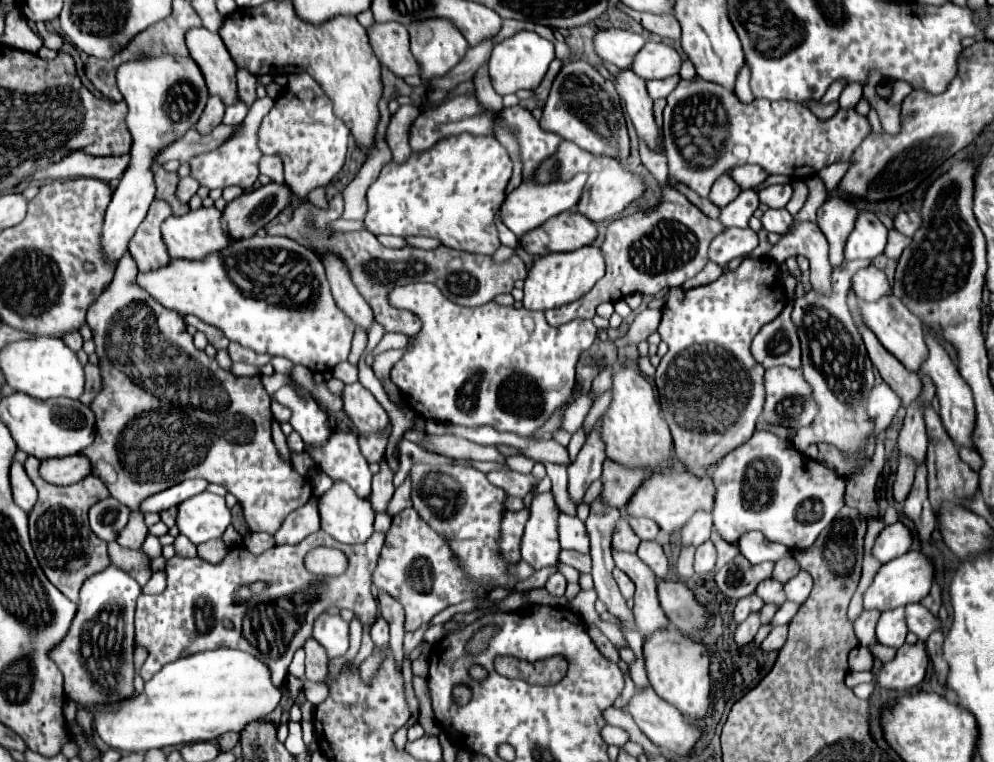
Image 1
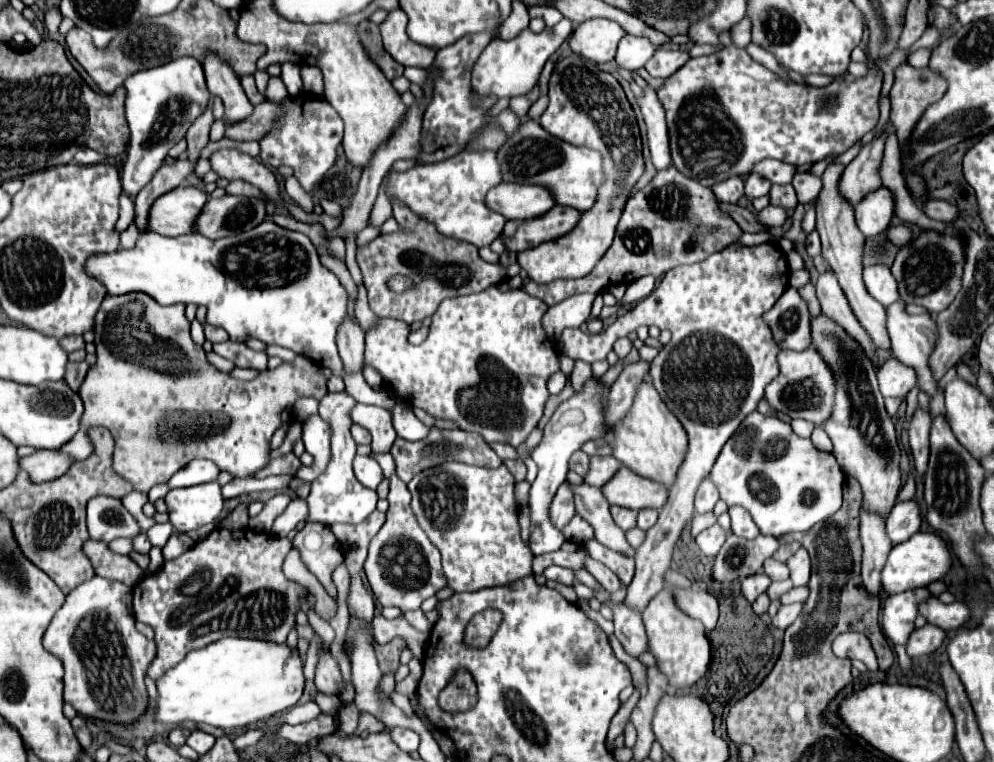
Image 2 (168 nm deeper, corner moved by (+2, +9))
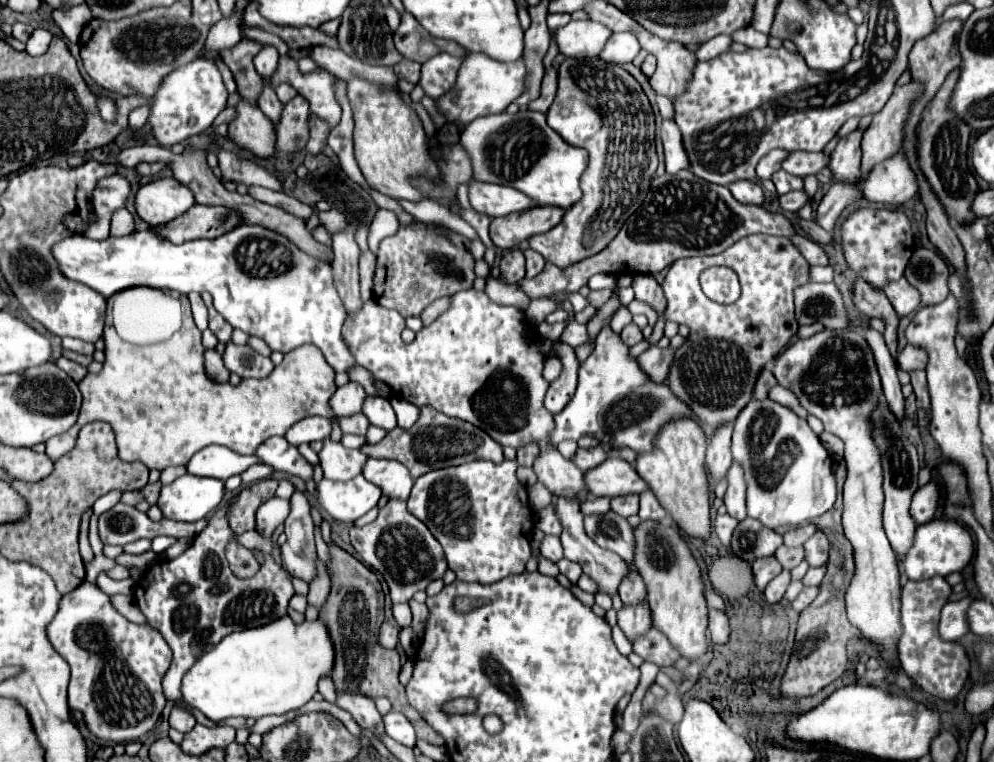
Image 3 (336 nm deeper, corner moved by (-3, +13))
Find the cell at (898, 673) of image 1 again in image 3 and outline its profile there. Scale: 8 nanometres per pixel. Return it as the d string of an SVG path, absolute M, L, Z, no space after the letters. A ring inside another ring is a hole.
M963 598L959 602L949 602L941 610L939 634L943 640L959 640L969 632L969 622L965 618L965 612L969 610L971 602L973 598Z

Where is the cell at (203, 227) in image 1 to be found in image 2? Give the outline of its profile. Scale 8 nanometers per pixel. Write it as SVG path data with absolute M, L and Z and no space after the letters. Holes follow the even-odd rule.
M178 186L160 196L150 210L150 230L160 236L184 236L196 232L196 216L200 216L208 194L196 186Z

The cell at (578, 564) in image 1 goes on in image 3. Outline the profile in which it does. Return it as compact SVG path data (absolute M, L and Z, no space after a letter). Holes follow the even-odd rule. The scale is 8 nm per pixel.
M633 570L627 580L619 586L619 596L623 604L637 604L637 600L645 600L645 584L641 582L641 576Z

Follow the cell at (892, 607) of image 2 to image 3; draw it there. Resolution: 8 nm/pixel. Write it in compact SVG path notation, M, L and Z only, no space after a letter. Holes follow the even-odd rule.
M933 576L933 580L909 580L901 590L901 622L903 636L899 640L899 656L903 672L927 694L949 702L953 700L965 686L971 662L967 650L959 642L941 640L937 632L937 620L941 616L941 608L949 602L953 588L947 584L943 576Z

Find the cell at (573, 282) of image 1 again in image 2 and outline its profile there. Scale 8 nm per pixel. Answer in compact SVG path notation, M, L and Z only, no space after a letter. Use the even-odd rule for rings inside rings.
M572 54L554 66L548 96L550 102L538 120L540 126L552 136L566 140L570 144L596 148L604 156L606 182L598 190L600 194L596 204L588 212L582 212L578 226L570 234L518 254L520 266L528 272L528 278L536 284L548 284L552 280L584 278L596 268L596 264L600 262L600 258L614 240L614 230L620 220L624 202L630 196L632 186L644 172L642 140L636 116L624 96L620 82L610 72L604 72L594 62ZM610 148L622 150L620 162L614 160Z

